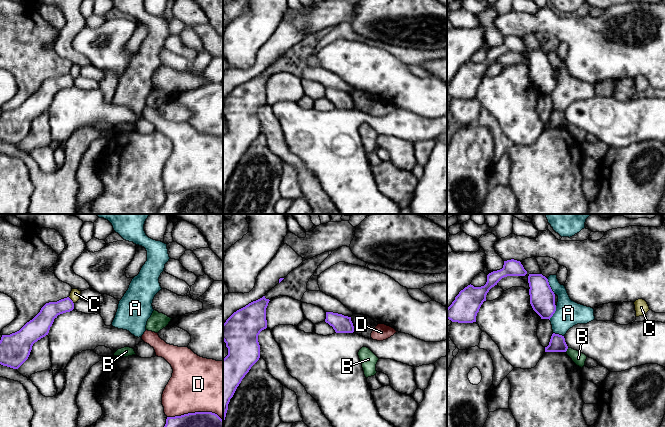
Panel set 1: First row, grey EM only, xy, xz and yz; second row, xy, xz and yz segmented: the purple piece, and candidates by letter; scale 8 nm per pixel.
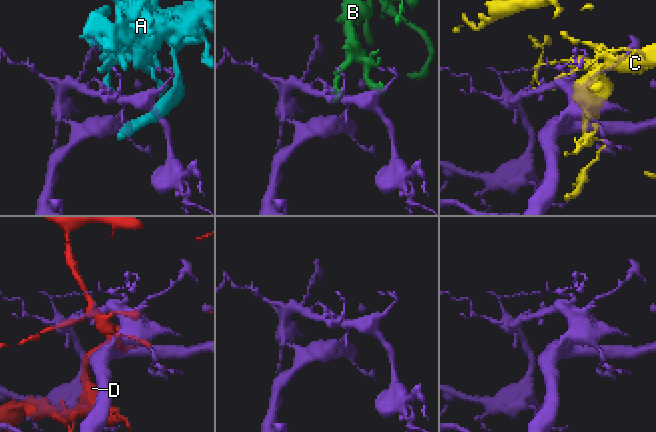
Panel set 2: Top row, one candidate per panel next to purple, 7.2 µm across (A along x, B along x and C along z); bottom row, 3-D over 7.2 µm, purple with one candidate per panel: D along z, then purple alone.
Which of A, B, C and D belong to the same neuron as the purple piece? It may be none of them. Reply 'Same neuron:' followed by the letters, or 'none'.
Same neuron: none

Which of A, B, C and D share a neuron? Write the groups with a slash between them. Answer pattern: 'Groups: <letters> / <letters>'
Groups: A / B / C / D

